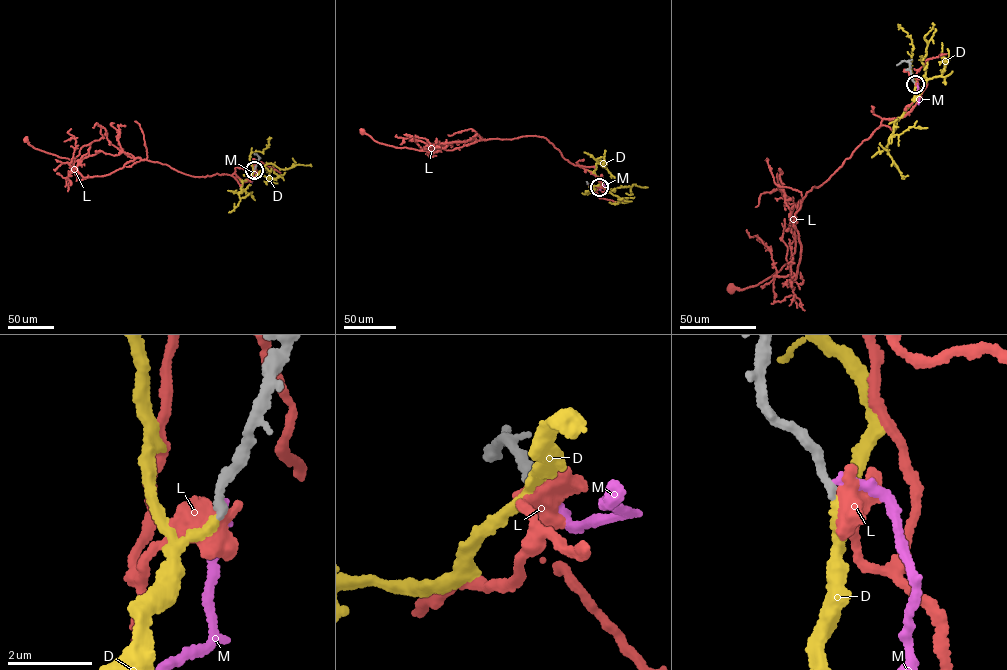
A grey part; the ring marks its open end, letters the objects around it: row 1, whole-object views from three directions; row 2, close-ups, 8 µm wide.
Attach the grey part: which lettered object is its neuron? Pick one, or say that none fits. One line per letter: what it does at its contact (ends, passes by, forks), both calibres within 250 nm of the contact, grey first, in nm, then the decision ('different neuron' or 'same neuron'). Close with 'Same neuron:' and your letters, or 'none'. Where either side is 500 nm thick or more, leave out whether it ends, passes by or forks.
D: it ends there; 200 nm thick on the grey side, 200 nm on the other; same neuron
L: 220 nm thick on the grey side, 500 nm on the other; different neuron
M: it ends there; 240 nm thick on the grey side, 190 nm on the other; different neuron
Same neuron: D

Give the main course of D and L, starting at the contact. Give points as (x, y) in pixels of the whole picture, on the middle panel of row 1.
D: (599, 187), (601, 183), (606, 193), (633, 184), (647, 187)
L: (599, 187), (602, 185), (597, 177), (565, 159), (543, 137), (470, 138), (423, 150), (378, 142), (362, 131)

